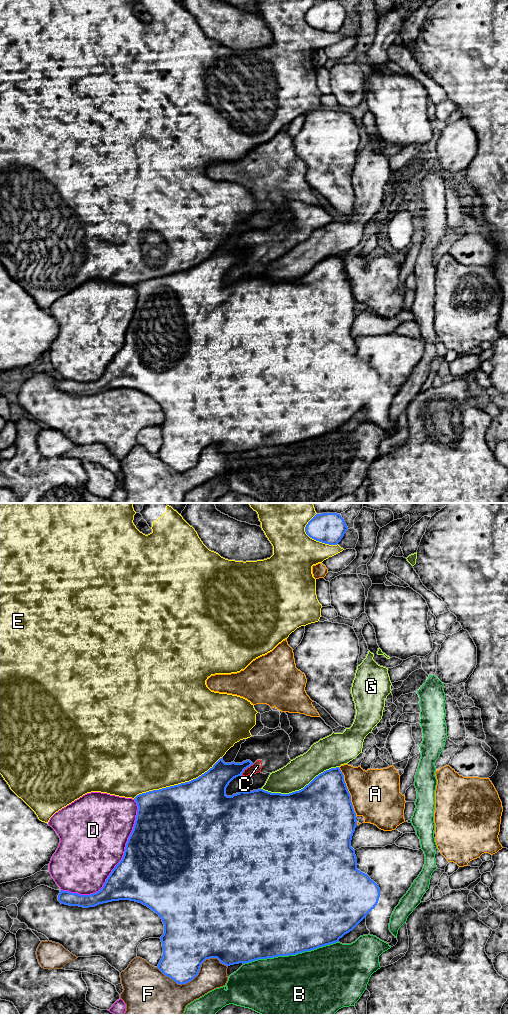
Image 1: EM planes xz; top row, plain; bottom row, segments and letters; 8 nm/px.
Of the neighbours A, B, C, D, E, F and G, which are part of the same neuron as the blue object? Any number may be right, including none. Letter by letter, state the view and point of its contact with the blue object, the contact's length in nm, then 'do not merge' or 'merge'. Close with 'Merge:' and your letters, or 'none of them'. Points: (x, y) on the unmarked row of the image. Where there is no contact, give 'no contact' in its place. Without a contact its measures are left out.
A: xz (348, 280) | 420 nm | do not merge
B: xz (290, 442) | 800 nm | do not merge
C: xz (246, 256) | 140 nm | do not merge
D: xz (118, 351) | 950 nm | do not merge
E: xz (178, 272) | 800 nm | do not merge
F: xz (194, 465) | 600 nm | do not merge
G: xz (299, 278) | 650 nm | do not merge
Merge: none of them

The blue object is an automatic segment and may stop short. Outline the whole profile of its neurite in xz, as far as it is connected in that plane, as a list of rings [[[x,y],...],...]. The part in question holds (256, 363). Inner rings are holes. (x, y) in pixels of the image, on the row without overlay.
[[[223,245],[220,246],[212,256],[210,256],[207,260],[202,262],[196,267],[193,267],[189,270],[181,271],[178,273],[162,276],[159,278],[153,278],[146,281],[142,281],[137,283],[134,288],[137,291],[138,298],[136,303],[135,312],[133,315],[133,318],[128,326],[128,329],[126,331],[125,339],[122,348],[115,354],[115,356],[112,358],[108,366],[106,367],[106,370],[104,371],[103,375],[96,381],[90,382],[90,383],[80,383],[78,381],[71,381],[69,379],[63,379],[60,378],[60,381],[58,383],[58,389],[61,392],[69,393],[69,394],[79,394],[83,396],[89,396],[89,395],[95,395],[99,392],[108,391],[112,389],[119,389],[119,388],[130,388],[135,389],[138,391],[141,391],[148,396],[150,396],[152,399],[157,401],[159,405],[162,407],[162,410],[164,412],[164,421],[160,425],[163,435],[163,443],[162,446],[157,454],[157,456],[167,465],[174,468],[177,472],[186,472],[193,468],[199,461],[201,452],[206,448],[210,446],[217,446],[220,451],[230,454],[234,452],[239,451],[249,451],[258,447],[267,447],[267,446],[274,446],[278,444],[289,444],[289,443],[296,443],[298,441],[302,441],[305,439],[311,439],[314,437],[317,437],[319,435],[323,435],[326,433],[330,433],[333,431],[336,431],[339,429],[340,426],[342,426],[345,422],[352,419],[364,406],[366,406],[367,402],[375,396],[375,394],[378,391],[379,385],[380,385],[380,376],[378,373],[370,367],[370,365],[361,360],[357,357],[357,346],[355,343],[355,338],[351,335],[351,328],[353,321],[355,319],[355,316],[357,314],[356,309],[356,301],[354,299],[352,290],[351,290],[351,283],[347,277],[346,271],[344,269],[344,263],[341,260],[339,255],[331,256],[329,258],[324,259],[323,261],[316,264],[308,273],[306,273],[303,277],[299,279],[295,279],[289,282],[281,282],[281,281],[271,281],[268,279],[265,279],[263,277],[253,278],[244,280],[241,278],[239,281],[233,282],[232,284],[226,283],[226,276],[229,273],[229,271],[236,265],[242,264],[242,261],[245,257],[253,253],[253,251],[250,248],[243,249],[242,251],[225,251],[223,249]]]

